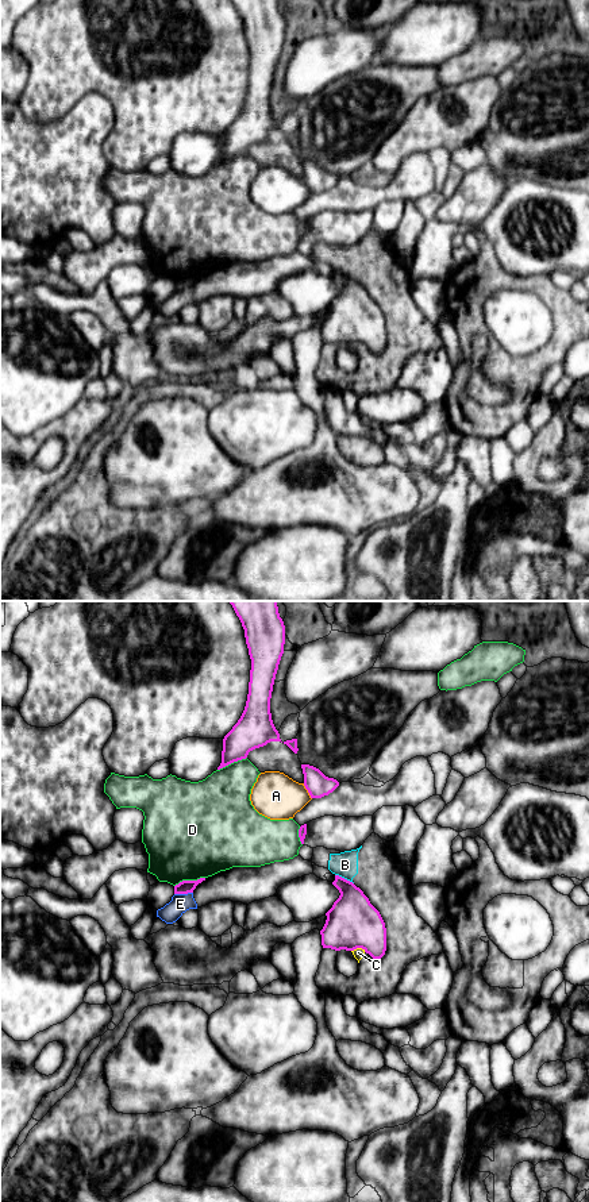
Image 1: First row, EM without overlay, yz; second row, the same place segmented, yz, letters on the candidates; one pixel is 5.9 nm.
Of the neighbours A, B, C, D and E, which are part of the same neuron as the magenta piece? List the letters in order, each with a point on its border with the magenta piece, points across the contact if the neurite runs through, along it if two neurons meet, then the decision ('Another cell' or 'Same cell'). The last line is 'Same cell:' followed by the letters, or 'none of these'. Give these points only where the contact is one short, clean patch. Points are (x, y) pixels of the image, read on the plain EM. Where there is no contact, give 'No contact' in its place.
A: Touches magenta at yz (308, 187). Another cell
B: Touches magenta at yz (343, 273). Boundary: yz (335, 269), (353, 278). Another cell
C: Touches magenta at yz (358, 342). Boundary: yz (365, 345), (355, 343), (351, 346). Another cell
D: Touches magenta at yz (189, 276). Another cell
E: Touches magenta at yz (183, 288). Boundary: yz (192, 286), (174, 289). Another cell
Same cell: none of these

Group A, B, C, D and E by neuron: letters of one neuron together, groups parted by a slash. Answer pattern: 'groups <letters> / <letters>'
groups A / B C / D / E

